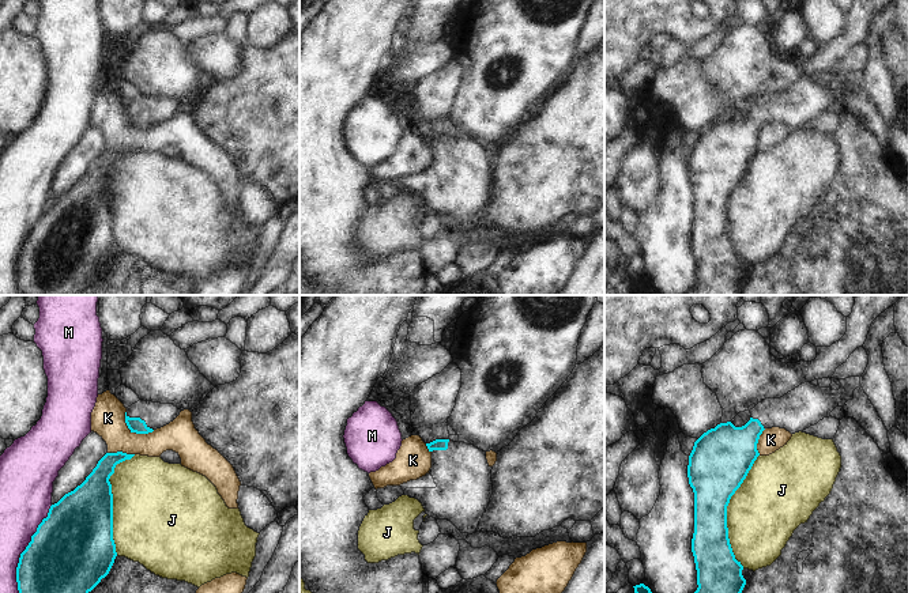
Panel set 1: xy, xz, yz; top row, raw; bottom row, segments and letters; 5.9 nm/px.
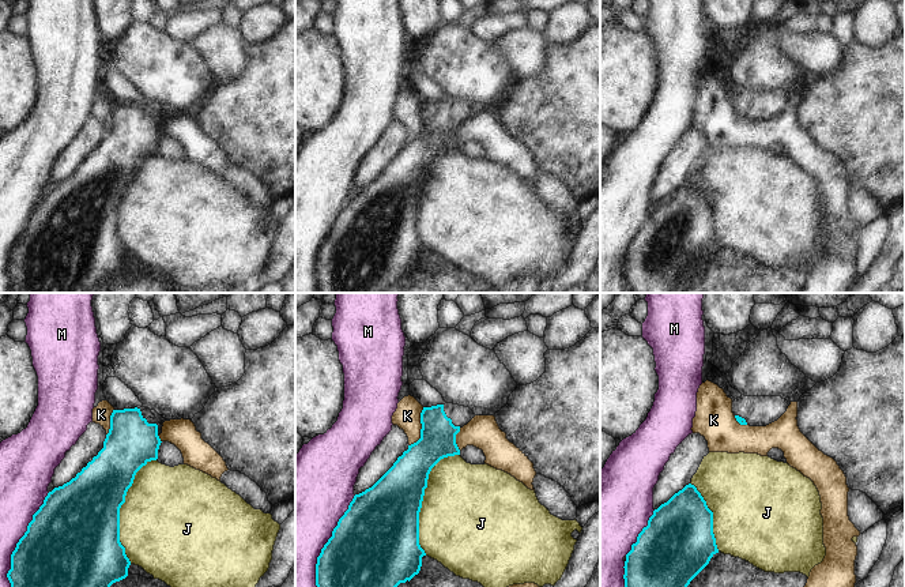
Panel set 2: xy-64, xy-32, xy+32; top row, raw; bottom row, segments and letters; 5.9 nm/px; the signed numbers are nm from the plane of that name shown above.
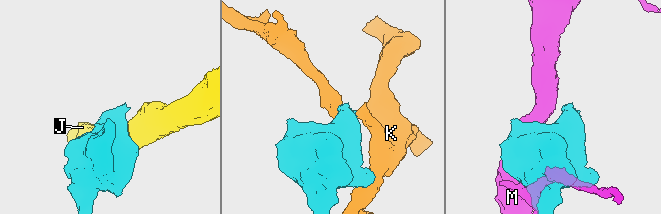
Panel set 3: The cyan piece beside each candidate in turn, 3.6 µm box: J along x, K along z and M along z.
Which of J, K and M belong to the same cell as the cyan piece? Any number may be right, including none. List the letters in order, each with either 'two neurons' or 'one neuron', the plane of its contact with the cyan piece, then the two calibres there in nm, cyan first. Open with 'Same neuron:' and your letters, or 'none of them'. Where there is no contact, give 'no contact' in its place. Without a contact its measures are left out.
Same neuron: none of them
J: two neurons; meets cyan in yz; 320 nm thick on the cyan side, 420 nm on the other
K: two neurons; meets cyan in xy; 90 nm thick on the cyan side, 200 nm on the other
M: two neurons; meets cyan in xy; 480 nm thick on the cyan side, 300 nm on the other

